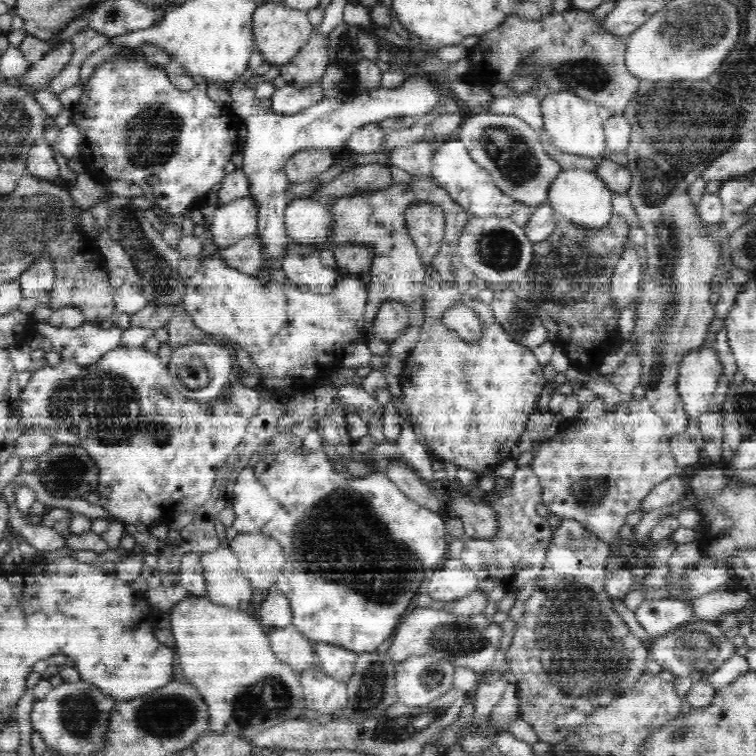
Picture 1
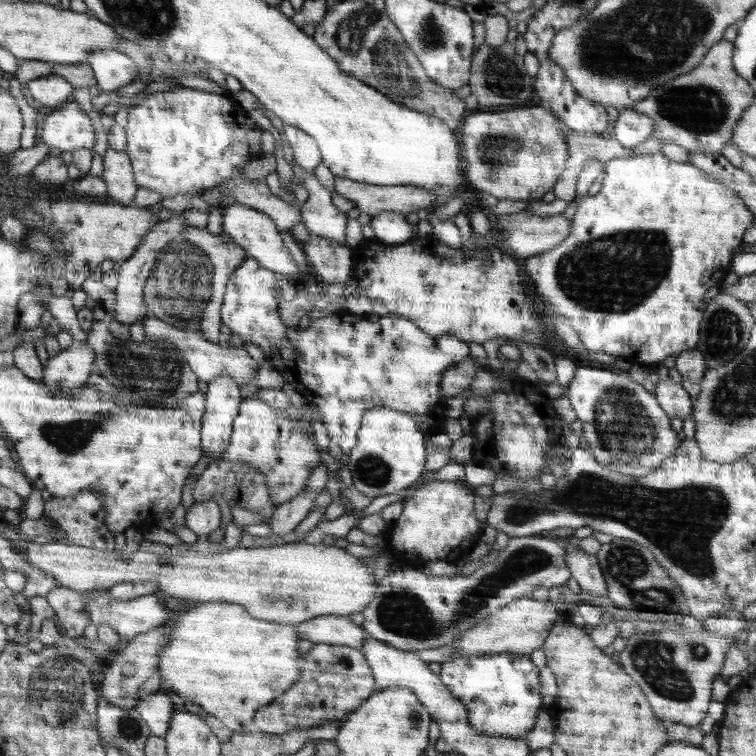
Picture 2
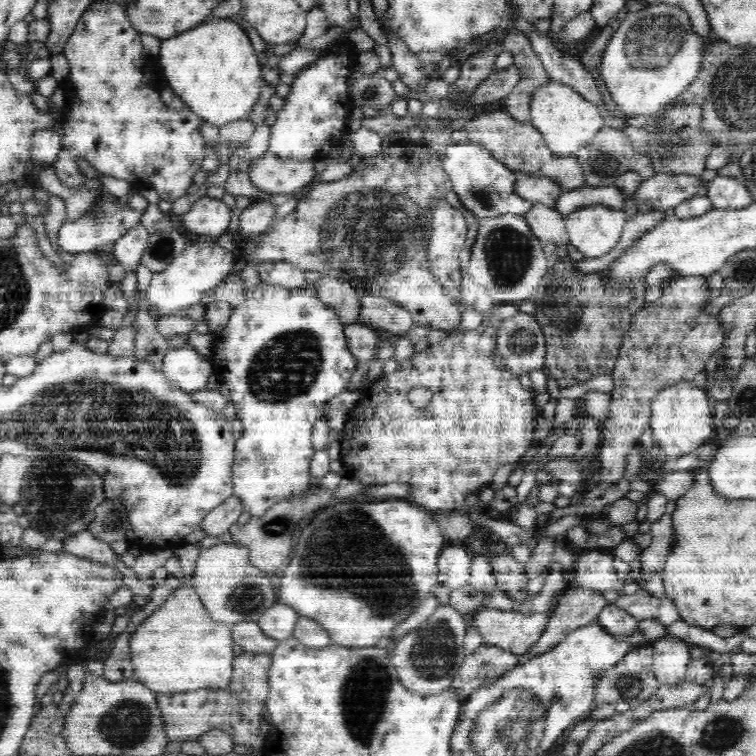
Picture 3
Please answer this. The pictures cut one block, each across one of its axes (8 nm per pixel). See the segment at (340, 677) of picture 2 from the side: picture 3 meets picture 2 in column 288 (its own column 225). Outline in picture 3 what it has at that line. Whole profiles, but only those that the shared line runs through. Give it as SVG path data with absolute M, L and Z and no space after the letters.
M238 651L232 682L226 690L201 689L186 695L175 693L171 696L158 693L156 702L164 720L164 732L168 733L168 742L192 741L210 730L223 730L230 734L236 743L261 750L266 736L262 736L259 729L263 715L267 713L270 666L272 654Z

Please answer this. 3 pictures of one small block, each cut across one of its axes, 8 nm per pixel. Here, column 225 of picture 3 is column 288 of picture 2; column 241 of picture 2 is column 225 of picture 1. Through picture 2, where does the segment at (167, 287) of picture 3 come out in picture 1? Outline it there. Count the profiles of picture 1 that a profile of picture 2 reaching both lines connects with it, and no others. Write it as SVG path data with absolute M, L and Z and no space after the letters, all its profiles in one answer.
M254 196L234 200L217 207L211 230L217 251L240 242L240 239L257 234L259 206Z

